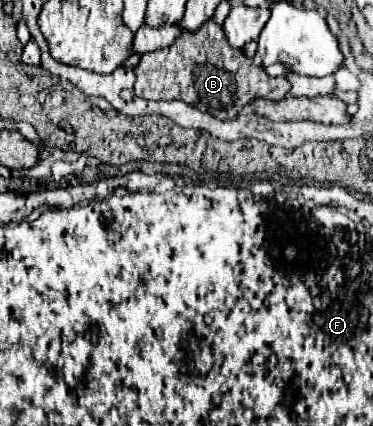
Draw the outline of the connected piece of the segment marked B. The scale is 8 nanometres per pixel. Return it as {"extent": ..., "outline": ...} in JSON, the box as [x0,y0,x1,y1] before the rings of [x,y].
{"extent":[135,19,289,119],"outline":[[[213,19],[205,21],[199,31],[183,33],[173,45],[145,53],[135,71],[135,95],[141,99],[163,99],[191,103],[199,111],[211,113],[217,119],[233,119],[241,107],[249,105],[251,99],[283,99],[289,91],[287,79],[269,77],[261,67],[253,65],[241,49],[231,49],[225,39],[223,27]]]}

